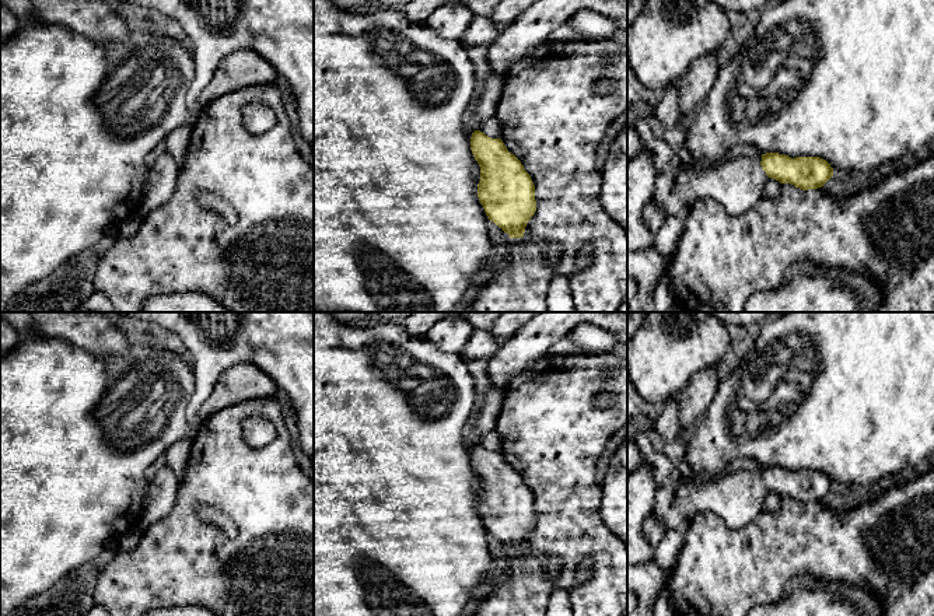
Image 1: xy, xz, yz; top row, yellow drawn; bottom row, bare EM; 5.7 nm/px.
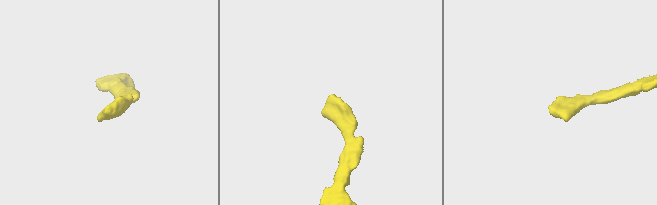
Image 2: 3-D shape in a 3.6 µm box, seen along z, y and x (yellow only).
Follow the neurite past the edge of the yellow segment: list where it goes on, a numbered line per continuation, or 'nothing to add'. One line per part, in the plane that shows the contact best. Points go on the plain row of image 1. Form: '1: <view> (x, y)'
1: yz (737, 497)

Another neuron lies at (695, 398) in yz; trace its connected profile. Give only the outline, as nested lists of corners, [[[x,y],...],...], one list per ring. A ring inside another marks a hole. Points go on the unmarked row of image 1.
[[[718,365],[704,368],[676,395],[681,431],[688,433],[700,420],[717,392],[720,379]]]

